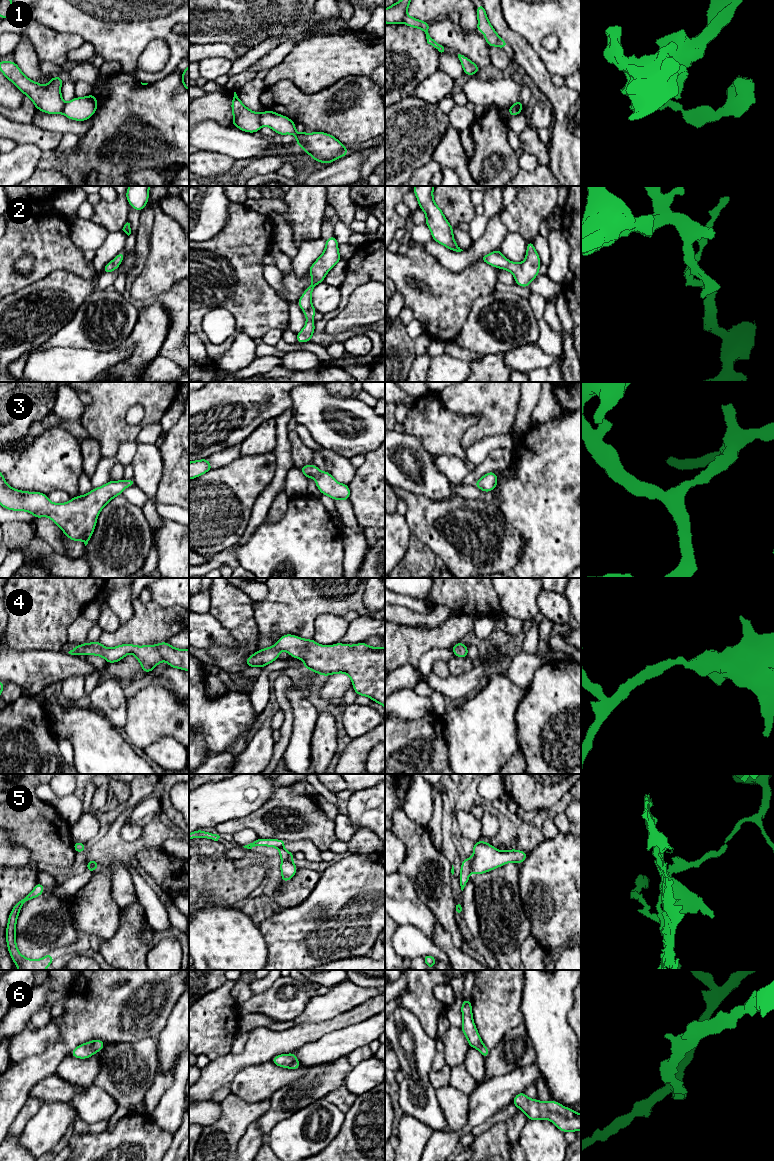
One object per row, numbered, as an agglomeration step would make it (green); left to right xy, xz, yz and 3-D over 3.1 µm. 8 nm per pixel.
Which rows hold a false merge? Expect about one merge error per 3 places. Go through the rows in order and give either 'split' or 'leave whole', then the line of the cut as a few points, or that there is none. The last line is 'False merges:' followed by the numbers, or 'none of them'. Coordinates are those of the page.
1: split; cut in yz along (509, 106), (517, 106), (520, 111)
2: leave whole; no cut
3: leave whole; no cut
4: leave whole; no cut
5: split; cut in yz along (470, 859), (471, 871)
6: leave whole; no cut
False merges: 1, 5

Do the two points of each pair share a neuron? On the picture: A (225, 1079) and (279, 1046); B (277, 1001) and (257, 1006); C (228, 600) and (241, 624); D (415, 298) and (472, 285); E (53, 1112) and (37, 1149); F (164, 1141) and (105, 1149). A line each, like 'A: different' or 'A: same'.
A: same
B: same
C: same
D: same
E: same
F: same

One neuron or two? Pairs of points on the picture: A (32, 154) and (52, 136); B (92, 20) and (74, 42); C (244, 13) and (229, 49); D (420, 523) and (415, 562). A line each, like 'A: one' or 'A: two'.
A: two
B: two
C: two
D: two

